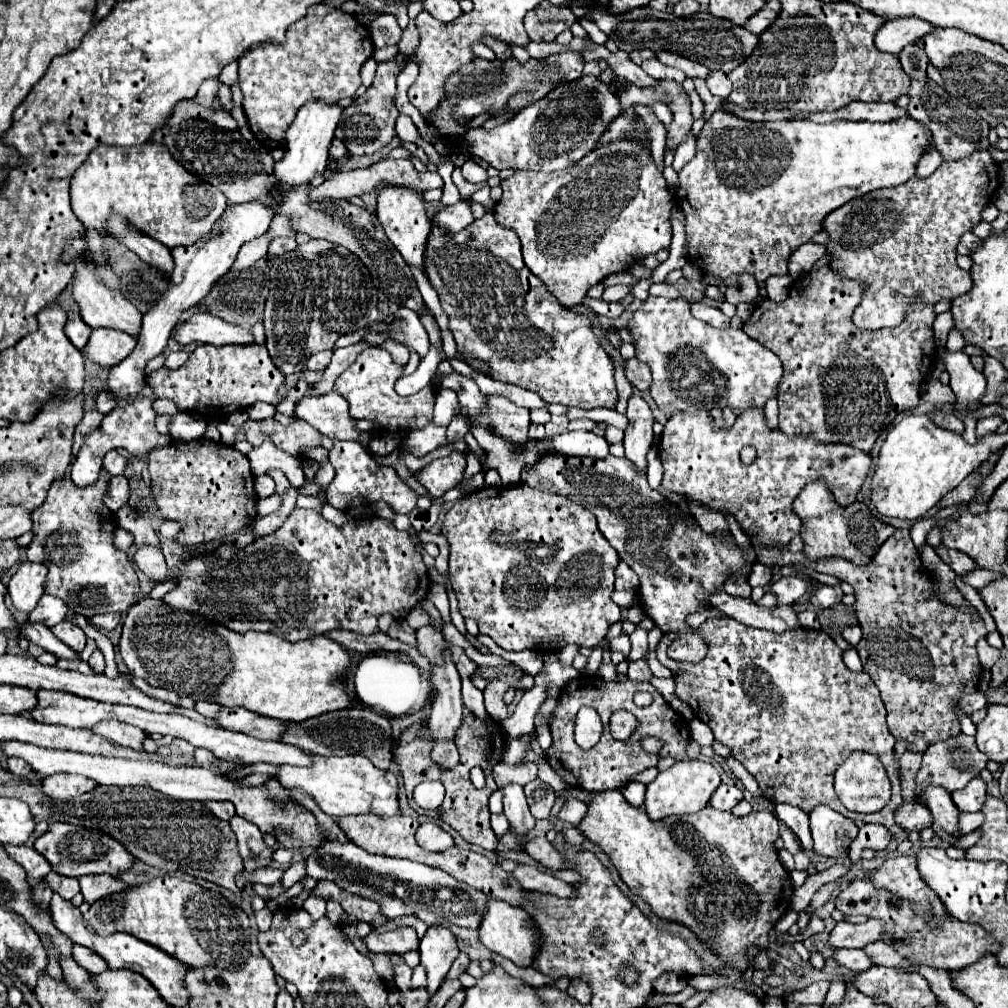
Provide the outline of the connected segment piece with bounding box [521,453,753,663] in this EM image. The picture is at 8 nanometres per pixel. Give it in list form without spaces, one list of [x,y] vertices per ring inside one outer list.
[[[607,455],[605,459],[585,459],[585,457],[545,457],[537,469],[525,469],[521,473],[521,481],[529,487],[537,487],[545,493],[559,493],[563,497],[569,497],[571,501],[577,501],[585,509],[593,511],[597,517],[599,529],[605,535],[605,539],[615,547],[619,557],[635,571],[639,573],[641,585],[639,585],[639,605],[645,611],[645,615],[659,627],[665,635],[675,633],[677,639],[669,645],[667,653],[671,659],[677,661],[691,661],[697,663],[707,653],[707,643],[699,631],[689,627],[687,617],[697,611],[709,609],[709,597],[723,589],[725,581],[737,573],[749,575],[753,561],[747,559],[745,551],[733,541],[733,535],[723,533],[705,533],[697,519],[691,513],[685,513],[679,505],[667,501],[659,491],[651,489],[647,483],[647,475],[641,473],[629,459]]]

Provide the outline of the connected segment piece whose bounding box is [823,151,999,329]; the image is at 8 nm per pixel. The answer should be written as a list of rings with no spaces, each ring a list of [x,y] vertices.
[[[975,151],[959,161],[943,161],[927,179],[913,175],[903,185],[871,191],[829,213],[823,221],[823,229],[831,237],[827,243],[827,249],[833,253],[829,267],[865,283],[865,299],[853,313],[855,325],[861,329],[897,327],[917,293],[933,305],[941,299],[955,299],[967,293],[971,289],[971,275],[957,265],[955,249],[959,237],[981,221],[981,209],[991,201],[995,187],[999,187],[999,165],[991,159],[989,151]]]

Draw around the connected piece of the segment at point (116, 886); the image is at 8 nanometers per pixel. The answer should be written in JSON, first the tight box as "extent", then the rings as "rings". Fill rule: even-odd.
{"extent":[79,875,127,905],"rings":[[[85,875],[79,879],[79,885],[89,905],[109,893],[119,893],[121,889],[127,889],[127,885],[121,879],[109,877],[109,875]]]}

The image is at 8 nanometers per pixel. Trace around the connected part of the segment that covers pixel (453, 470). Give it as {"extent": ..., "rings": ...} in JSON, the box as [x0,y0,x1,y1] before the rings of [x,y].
{"extent":[415,451,465,497],"rings":[[[451,451],[443,459],[435,459],[415,473],[417,481],[433,495],[443,497],[451,487],[455,487],[465,473],[465,453]]]}

